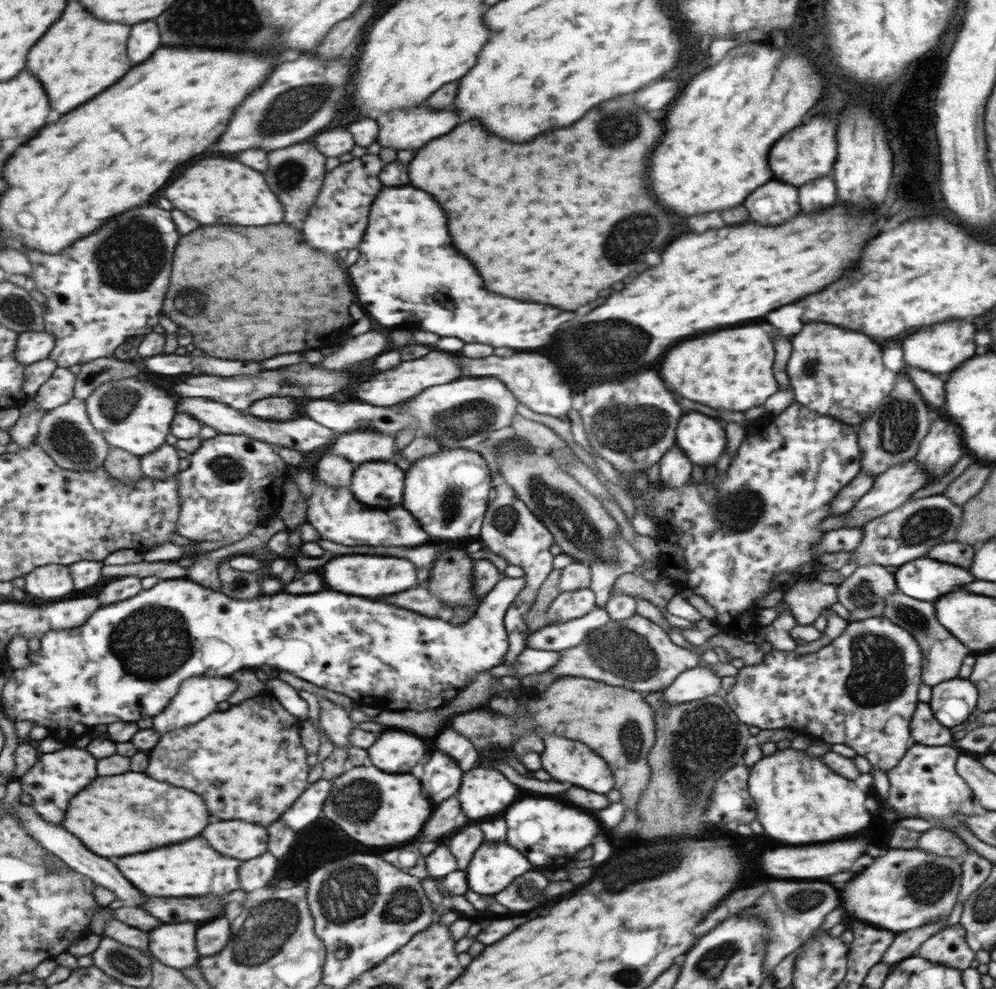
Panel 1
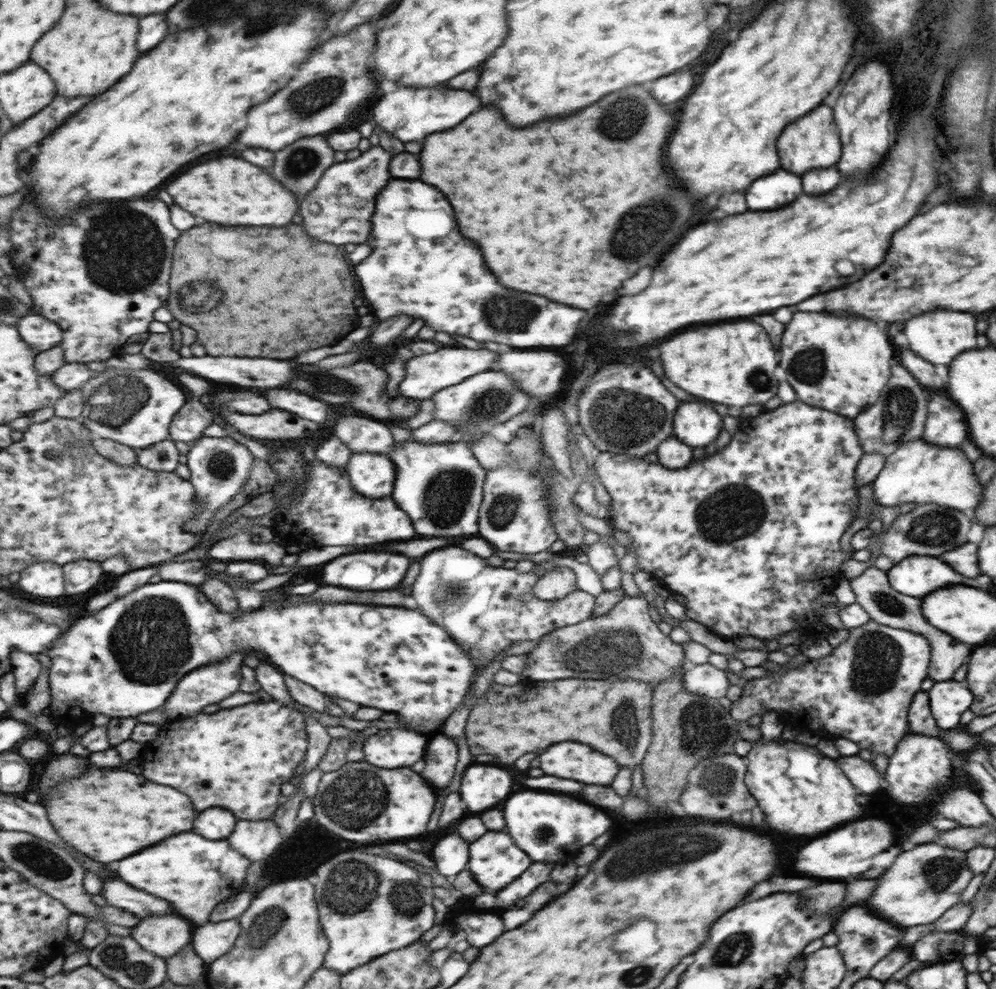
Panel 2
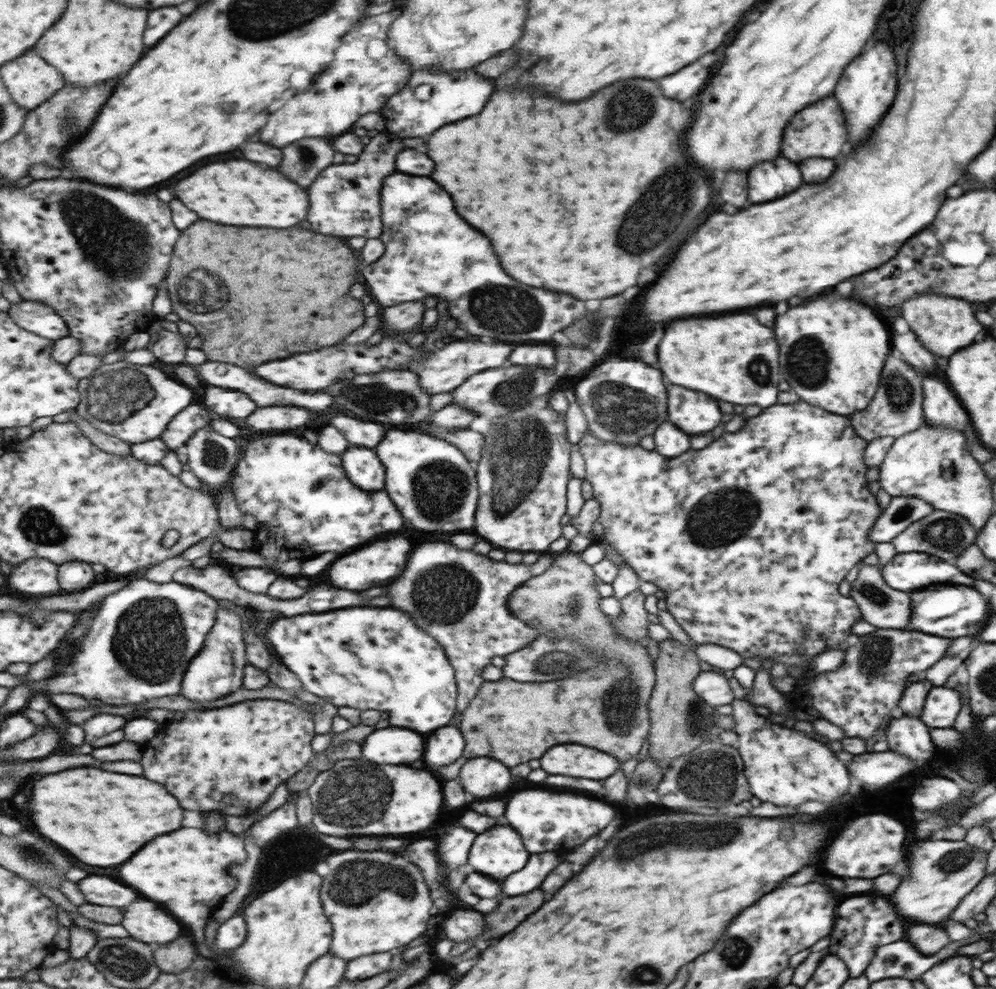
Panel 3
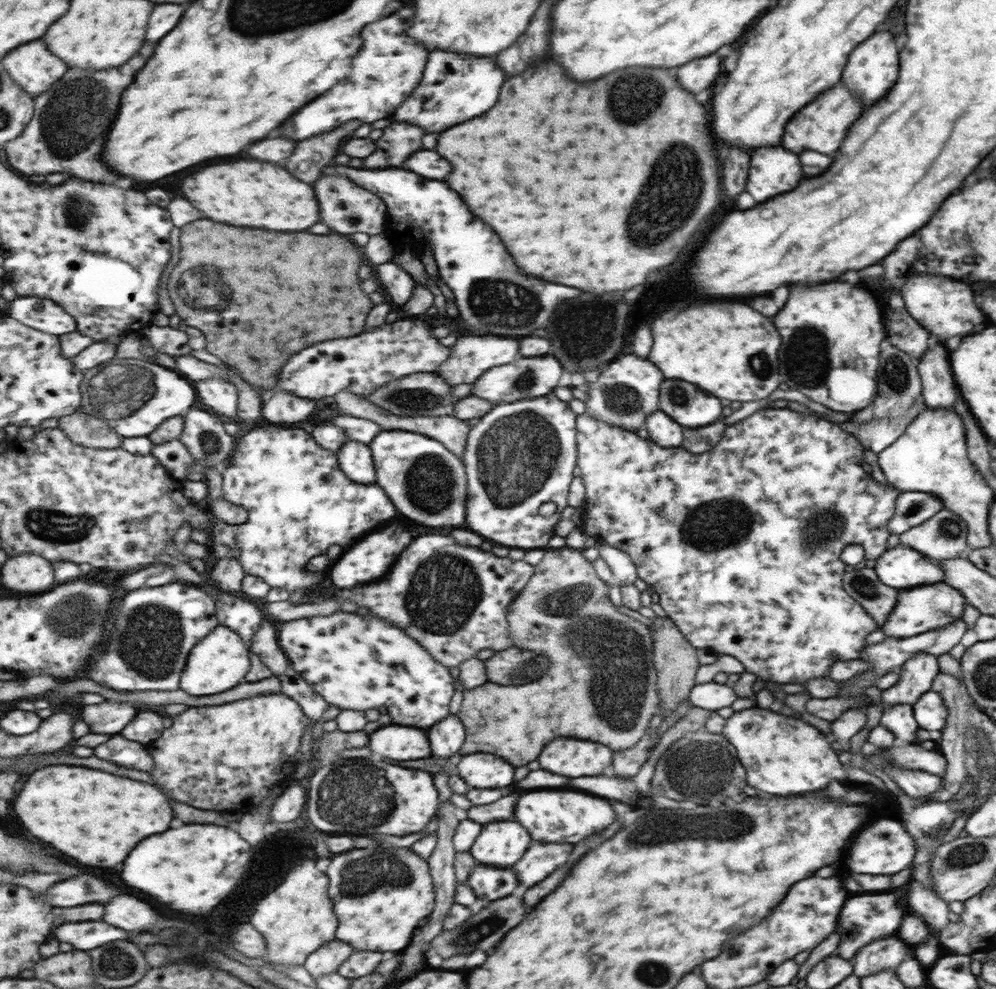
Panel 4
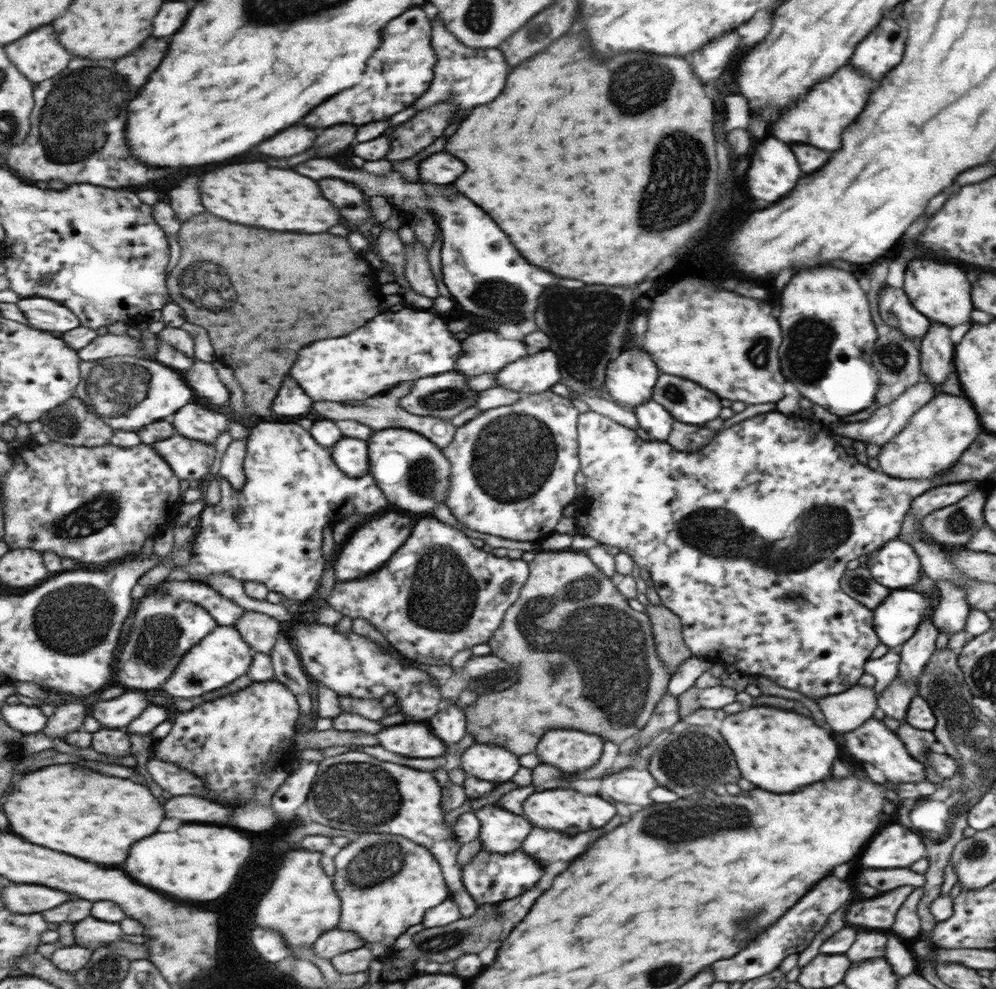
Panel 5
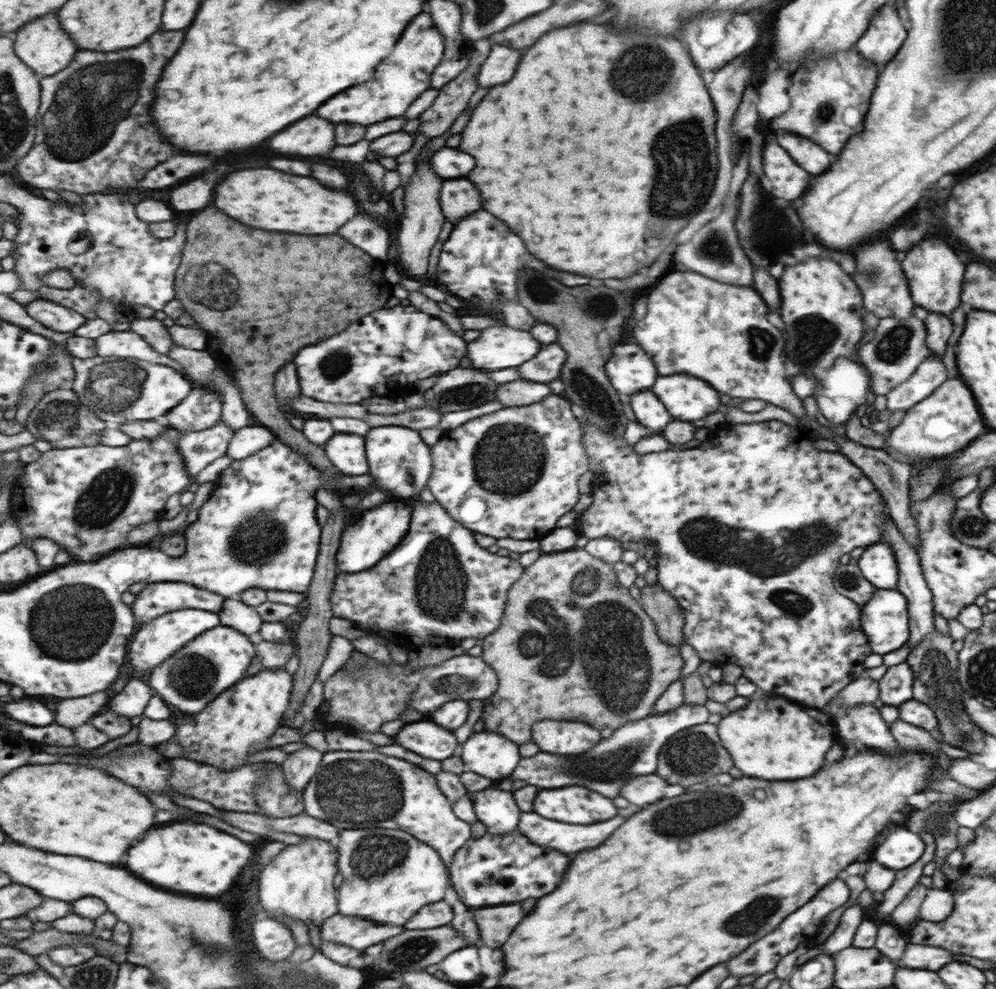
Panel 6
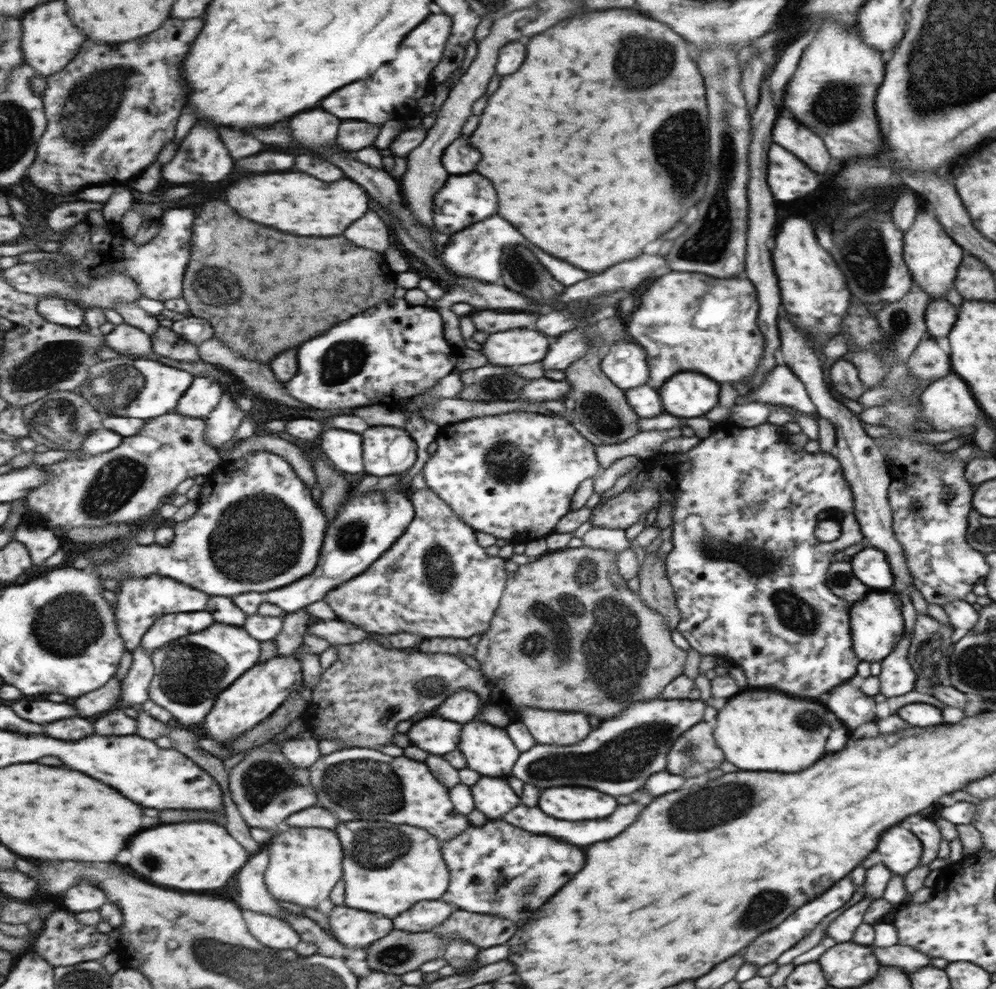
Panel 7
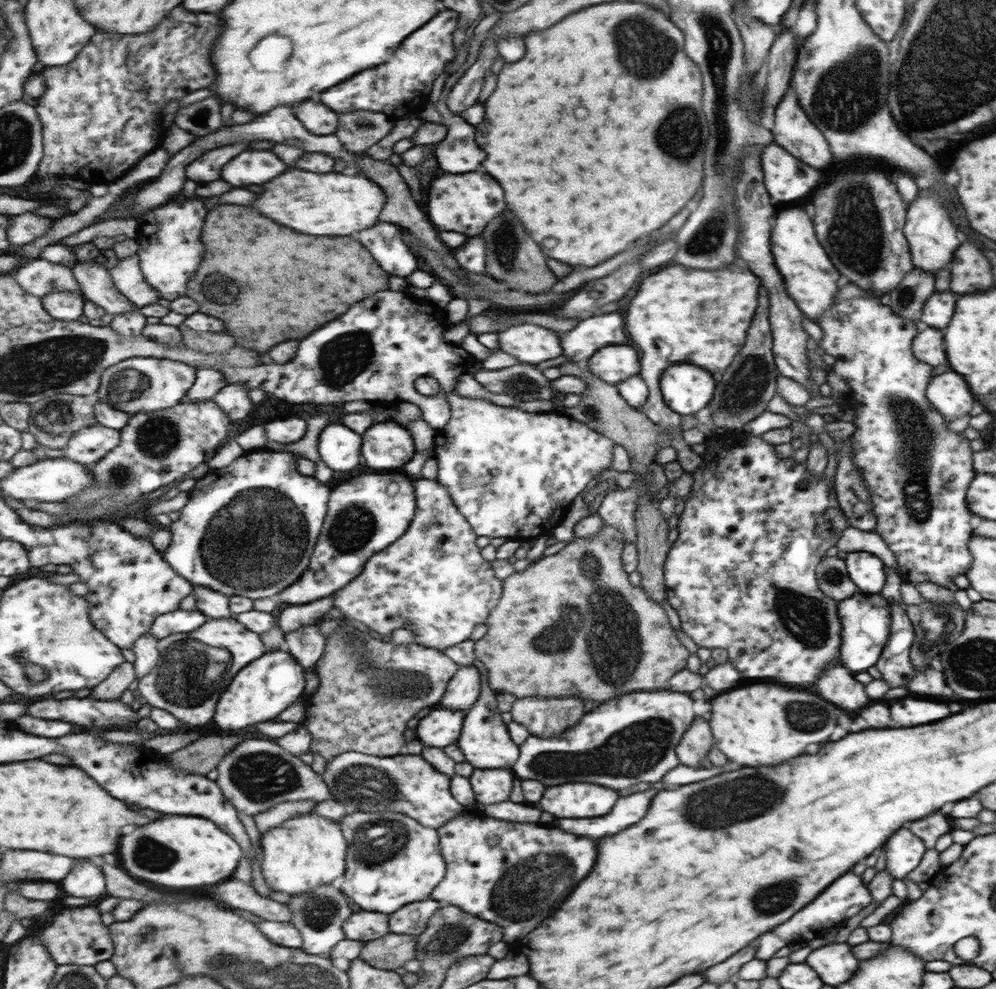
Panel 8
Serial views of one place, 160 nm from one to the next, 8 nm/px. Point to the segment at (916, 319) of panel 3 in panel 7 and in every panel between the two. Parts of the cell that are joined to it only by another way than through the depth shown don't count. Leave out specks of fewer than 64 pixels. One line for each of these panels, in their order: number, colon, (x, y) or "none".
4: (943, 307)
5: (940, 292)
6: (934, 273)
7: (931, 256)

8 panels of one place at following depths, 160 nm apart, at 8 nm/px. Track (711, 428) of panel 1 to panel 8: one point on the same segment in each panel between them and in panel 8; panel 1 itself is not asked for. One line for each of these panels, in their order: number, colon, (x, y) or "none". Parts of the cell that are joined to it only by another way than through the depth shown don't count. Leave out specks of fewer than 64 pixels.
2: (696, 424)
3: (692, 412)
4: (689, 406)
5: (687, 402)
6: (685, 398)
7: (688, 395)
8: (685, 389)

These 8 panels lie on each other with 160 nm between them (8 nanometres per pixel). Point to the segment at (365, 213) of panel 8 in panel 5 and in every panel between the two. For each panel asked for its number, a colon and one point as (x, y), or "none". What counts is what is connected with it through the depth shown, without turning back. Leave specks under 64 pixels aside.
5: (255, 194)
6: (265, 198)
7: (298, 203)

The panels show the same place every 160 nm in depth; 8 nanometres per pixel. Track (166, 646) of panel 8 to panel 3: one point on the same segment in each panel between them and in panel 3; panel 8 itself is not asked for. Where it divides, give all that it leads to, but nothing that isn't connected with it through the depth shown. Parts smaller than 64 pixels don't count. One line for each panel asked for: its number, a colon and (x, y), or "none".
3: (219, 670)
4: (222, 660)
5: (223, 656)
6: (215, 661)
7: (191, 669)

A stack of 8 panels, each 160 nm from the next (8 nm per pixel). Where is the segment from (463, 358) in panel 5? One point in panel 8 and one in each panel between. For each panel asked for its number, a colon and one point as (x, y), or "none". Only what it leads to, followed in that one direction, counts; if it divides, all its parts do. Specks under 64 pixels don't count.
6: (501, 347)
7: (516, 347)
8: (532, 344)

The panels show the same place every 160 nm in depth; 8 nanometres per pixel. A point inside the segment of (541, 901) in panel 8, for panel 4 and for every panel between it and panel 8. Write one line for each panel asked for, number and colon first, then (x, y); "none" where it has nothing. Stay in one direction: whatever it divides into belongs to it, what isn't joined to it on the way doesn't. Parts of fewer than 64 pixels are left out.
4: (490, 882)
5: (492, 878)
6: (493, 870)
7: (498, 869)

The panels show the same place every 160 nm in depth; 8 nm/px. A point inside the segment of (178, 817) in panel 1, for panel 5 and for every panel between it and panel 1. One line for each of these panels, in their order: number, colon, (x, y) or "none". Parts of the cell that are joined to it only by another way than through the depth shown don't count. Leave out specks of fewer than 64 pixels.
2: (91, 812)
3: (103, 818)
4: (96, 817)
5: (97, 817)

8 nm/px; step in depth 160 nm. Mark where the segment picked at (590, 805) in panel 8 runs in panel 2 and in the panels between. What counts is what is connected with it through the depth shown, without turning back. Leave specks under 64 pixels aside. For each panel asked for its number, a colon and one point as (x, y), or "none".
2: (543, 825)
3: (547, 820)
4: (551, 816)
5: (560, 810)
6: (575, 805)
7: (569, 803)

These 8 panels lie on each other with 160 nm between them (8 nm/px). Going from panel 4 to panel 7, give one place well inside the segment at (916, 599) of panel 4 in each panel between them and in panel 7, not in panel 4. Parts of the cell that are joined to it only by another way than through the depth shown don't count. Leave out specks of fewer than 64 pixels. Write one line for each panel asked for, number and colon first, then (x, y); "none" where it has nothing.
5: (897, 617)
6: (885, 619)
7: (876, 626)

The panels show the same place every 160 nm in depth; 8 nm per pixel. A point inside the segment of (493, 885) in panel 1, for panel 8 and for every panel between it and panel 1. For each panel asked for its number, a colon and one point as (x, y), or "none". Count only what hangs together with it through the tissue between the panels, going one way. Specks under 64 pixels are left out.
2: (495, 860)
3: (499, 852)
4: (503, 843)
5: (503, 832)
6: (497, 809)
7: (493, 796)
8: (491, 786)

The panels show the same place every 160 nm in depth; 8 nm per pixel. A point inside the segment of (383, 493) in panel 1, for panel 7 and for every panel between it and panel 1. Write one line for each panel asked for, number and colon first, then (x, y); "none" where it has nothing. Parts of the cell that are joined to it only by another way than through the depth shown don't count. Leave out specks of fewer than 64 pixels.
2: (373, 475)
3: (363, 467)
4: (356, 459)
5: (352, 456)
6: (347, 451)
7: (345, 449)

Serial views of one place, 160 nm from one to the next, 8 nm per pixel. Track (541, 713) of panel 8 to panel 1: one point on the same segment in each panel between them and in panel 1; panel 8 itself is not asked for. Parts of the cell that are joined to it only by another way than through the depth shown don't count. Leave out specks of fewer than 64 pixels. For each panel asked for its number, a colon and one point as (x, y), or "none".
1: (564, 760)
2: (570, 760)
3: (573, 760)
4: (568, 757)
5: (568, 750)
6: (553, 736)
7: (547, 727)

